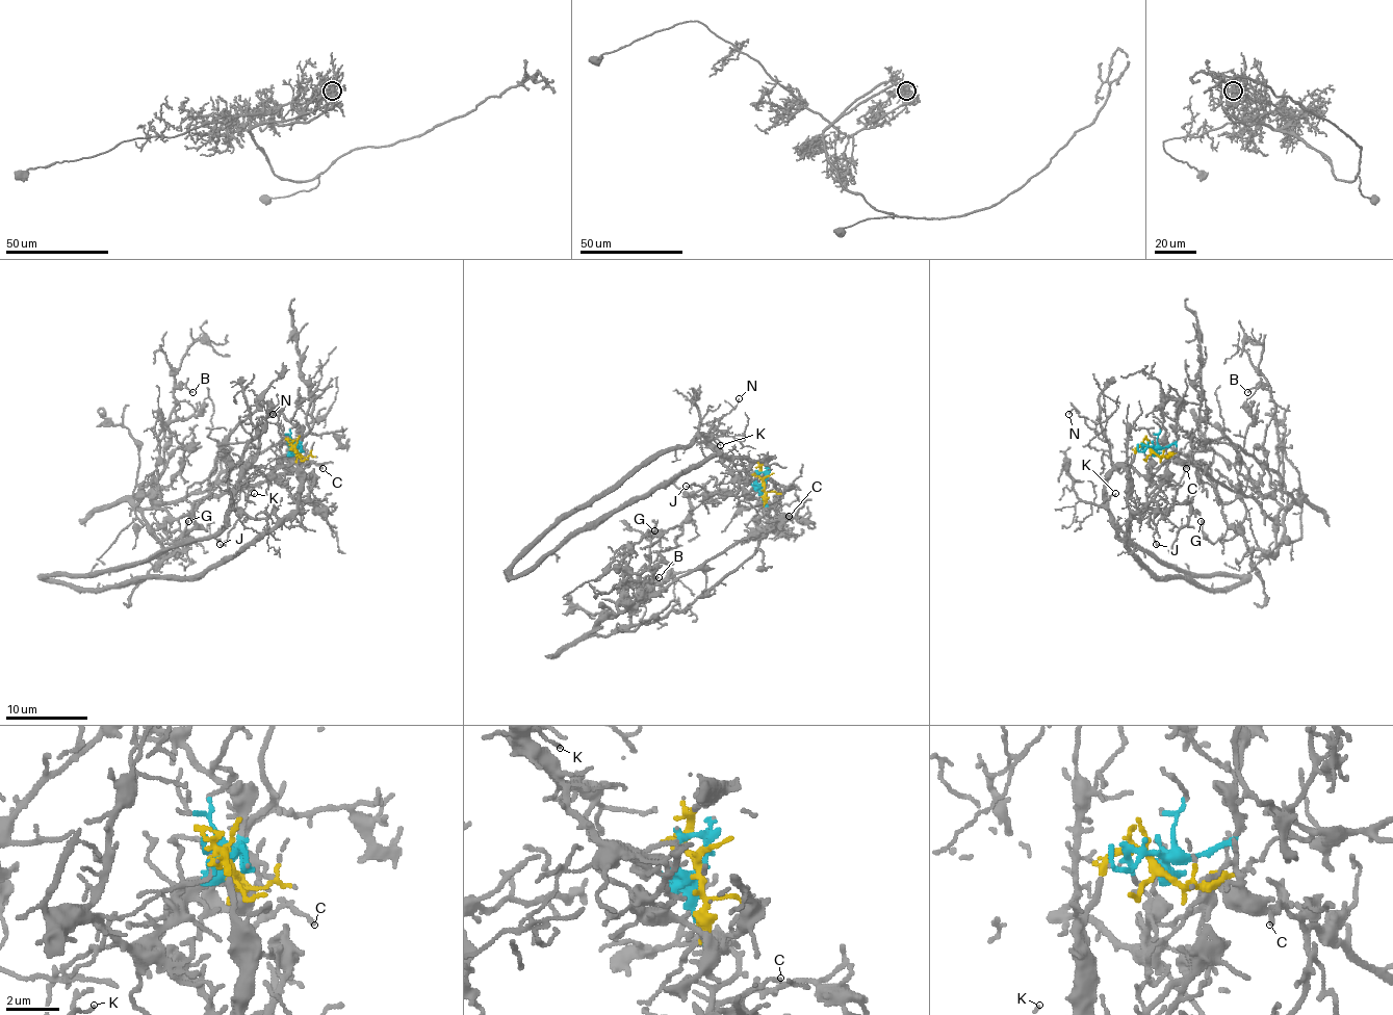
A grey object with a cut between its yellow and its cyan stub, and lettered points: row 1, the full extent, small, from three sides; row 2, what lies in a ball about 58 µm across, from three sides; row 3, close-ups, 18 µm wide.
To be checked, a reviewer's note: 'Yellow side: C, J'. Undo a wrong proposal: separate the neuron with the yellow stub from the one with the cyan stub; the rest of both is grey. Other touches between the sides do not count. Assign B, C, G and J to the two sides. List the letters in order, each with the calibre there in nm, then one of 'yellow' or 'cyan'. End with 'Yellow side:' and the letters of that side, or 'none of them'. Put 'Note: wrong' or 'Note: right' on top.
Note: wrong
B: calibre 100 nm; cyan
C: calibre 150 nm; cyan
G: calibre 190 nm; cyan
J: calibre 140 nm; yellow
Yellow side: J

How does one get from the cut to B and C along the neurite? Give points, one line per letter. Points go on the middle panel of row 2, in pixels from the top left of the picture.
B: (762, 485), (762, 501), (774, 514), (749, 557), (679, 610), (617, 631), (629, 625), (634, 606), (659, 577)
C: (762, 485), (764, 503), (770, 508), (759, 520), (762, 526), (770, 528), (789, 516)

